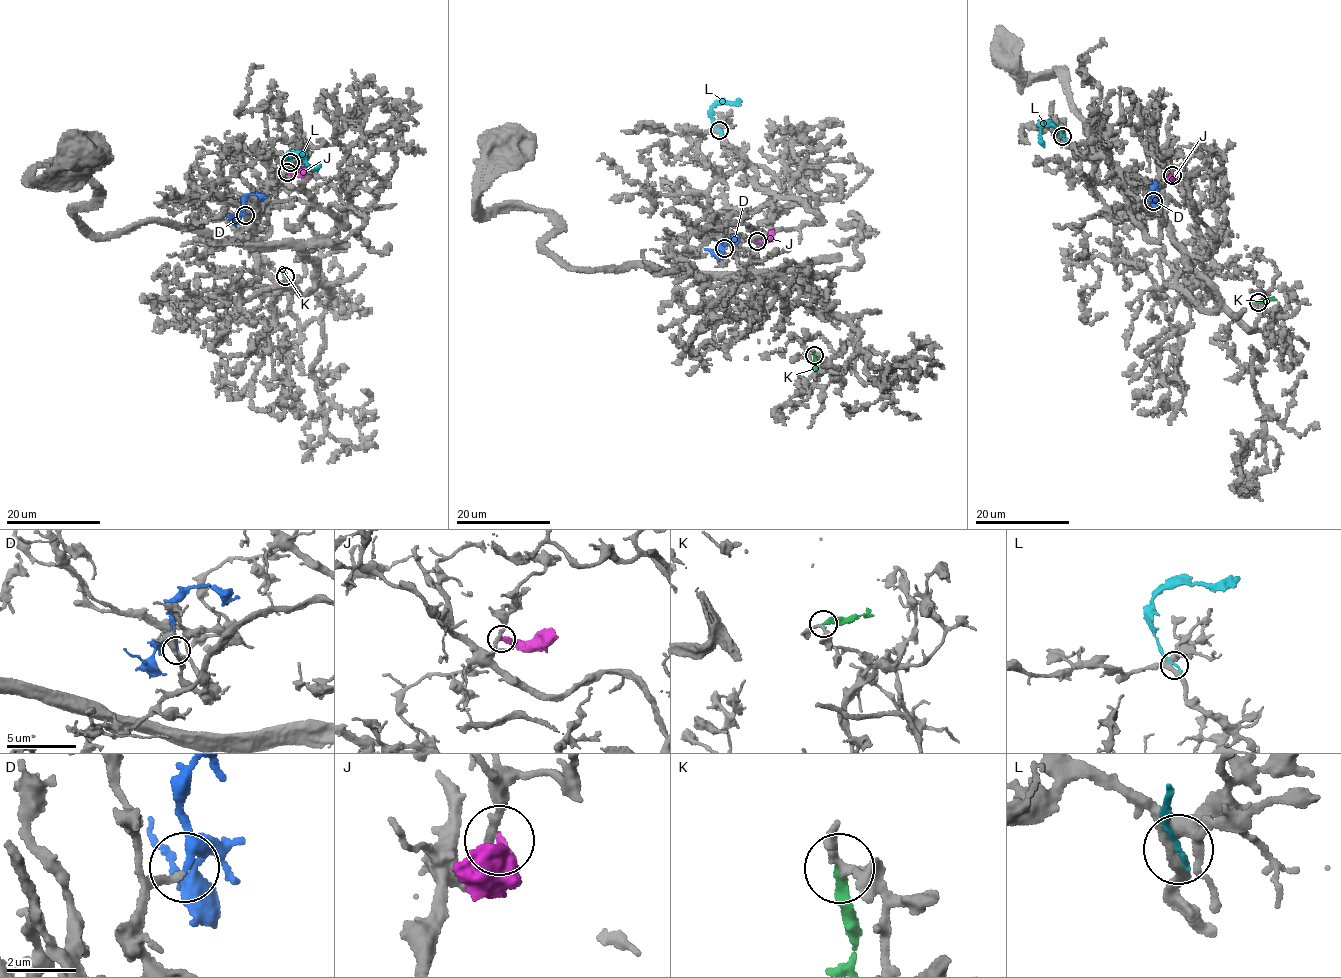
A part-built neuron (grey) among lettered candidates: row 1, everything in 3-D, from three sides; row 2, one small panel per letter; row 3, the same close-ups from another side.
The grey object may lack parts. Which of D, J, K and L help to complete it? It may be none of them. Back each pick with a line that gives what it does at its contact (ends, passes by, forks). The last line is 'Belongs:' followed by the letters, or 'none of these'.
D: it passes by
Belongs: D

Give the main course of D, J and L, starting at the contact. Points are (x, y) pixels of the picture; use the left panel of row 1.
D: (245, 215), (244, 203), (248, 197), (259, 194), (266, 198)
J: (287, 172), (307, 171)
L: (289, 163), (288, 154), (299, 155), (310, 167), (321, 164)

